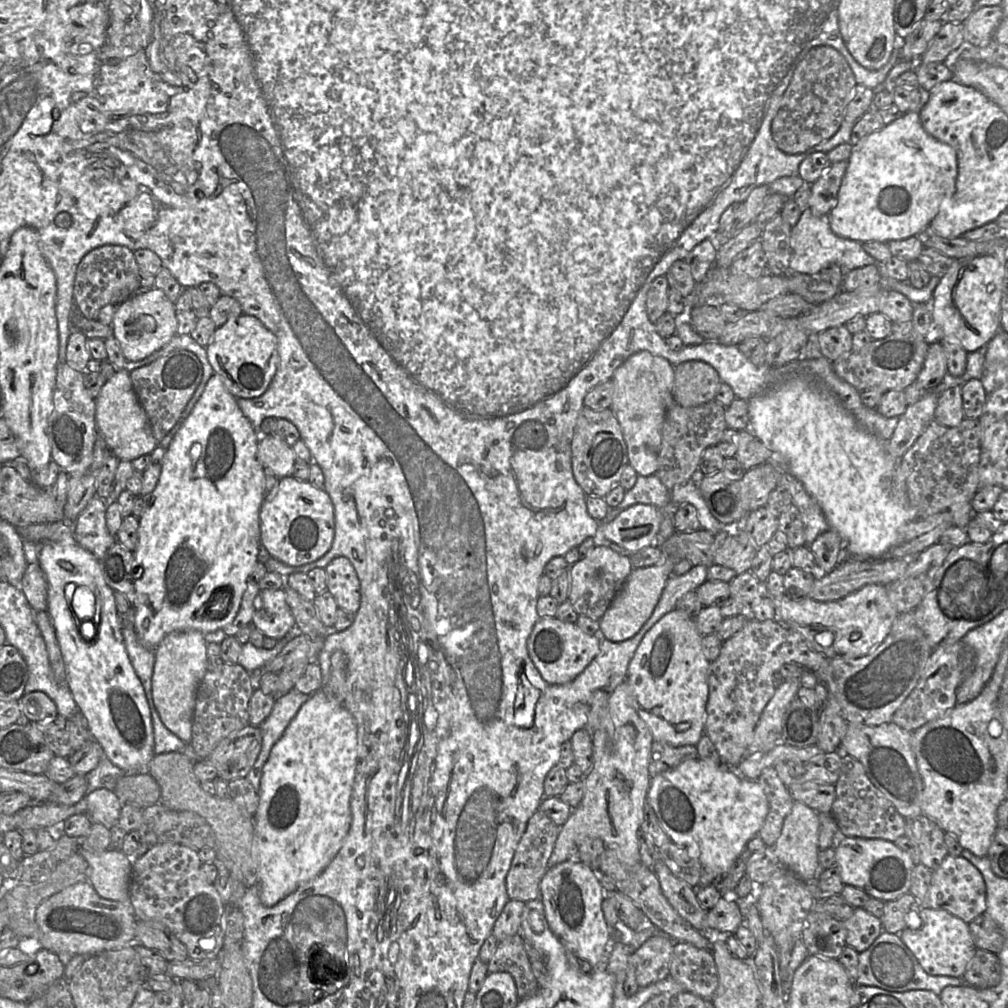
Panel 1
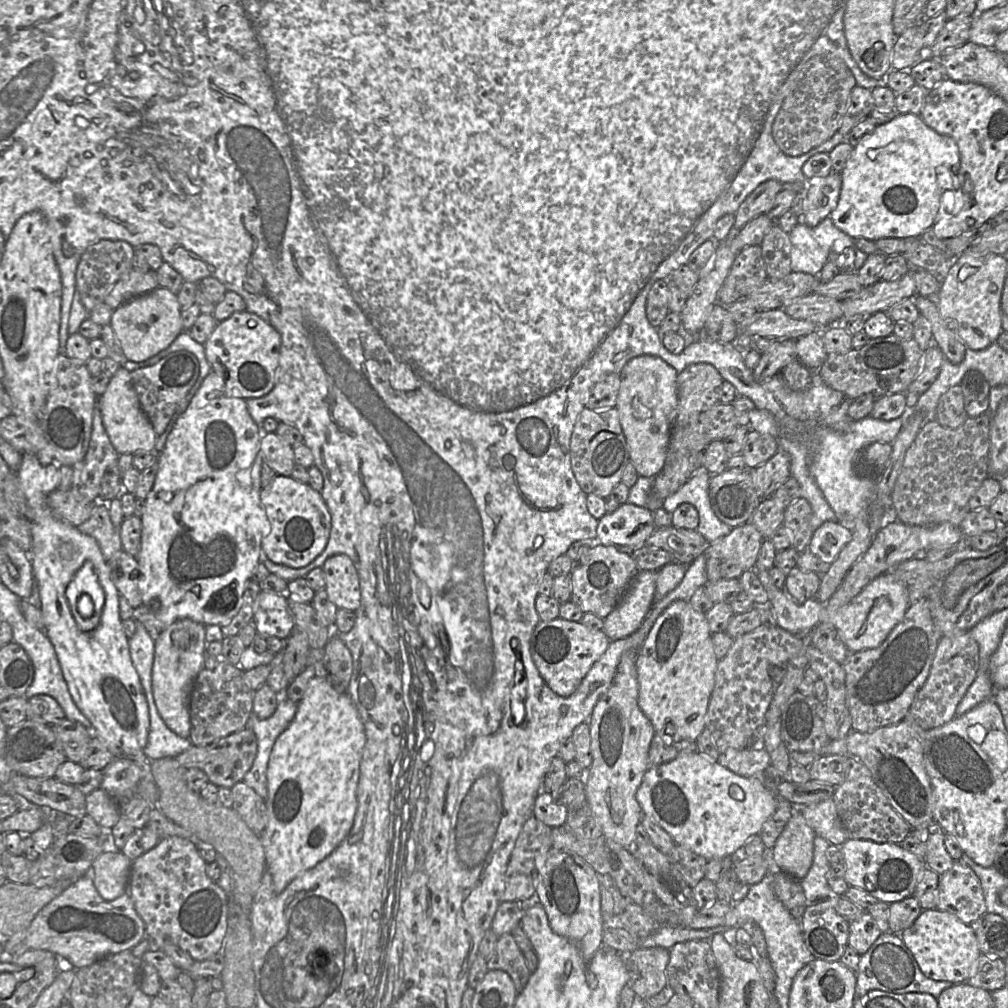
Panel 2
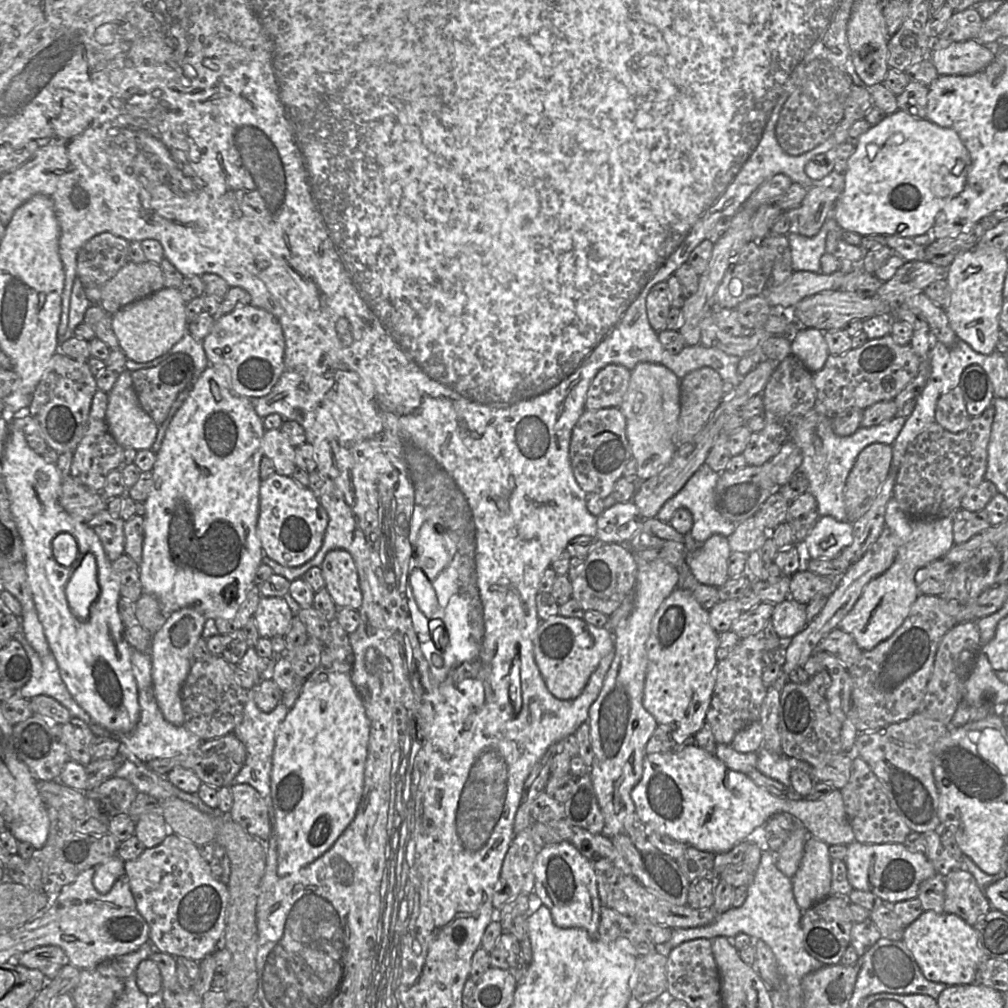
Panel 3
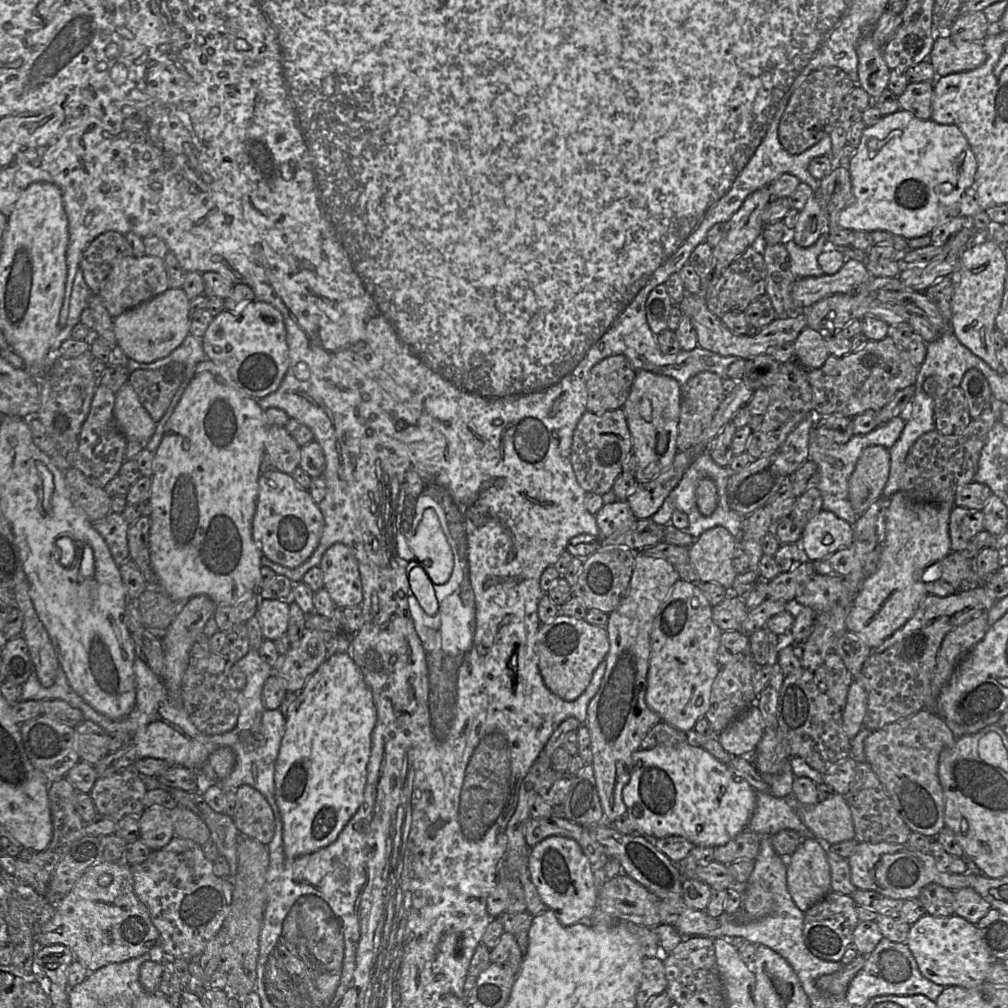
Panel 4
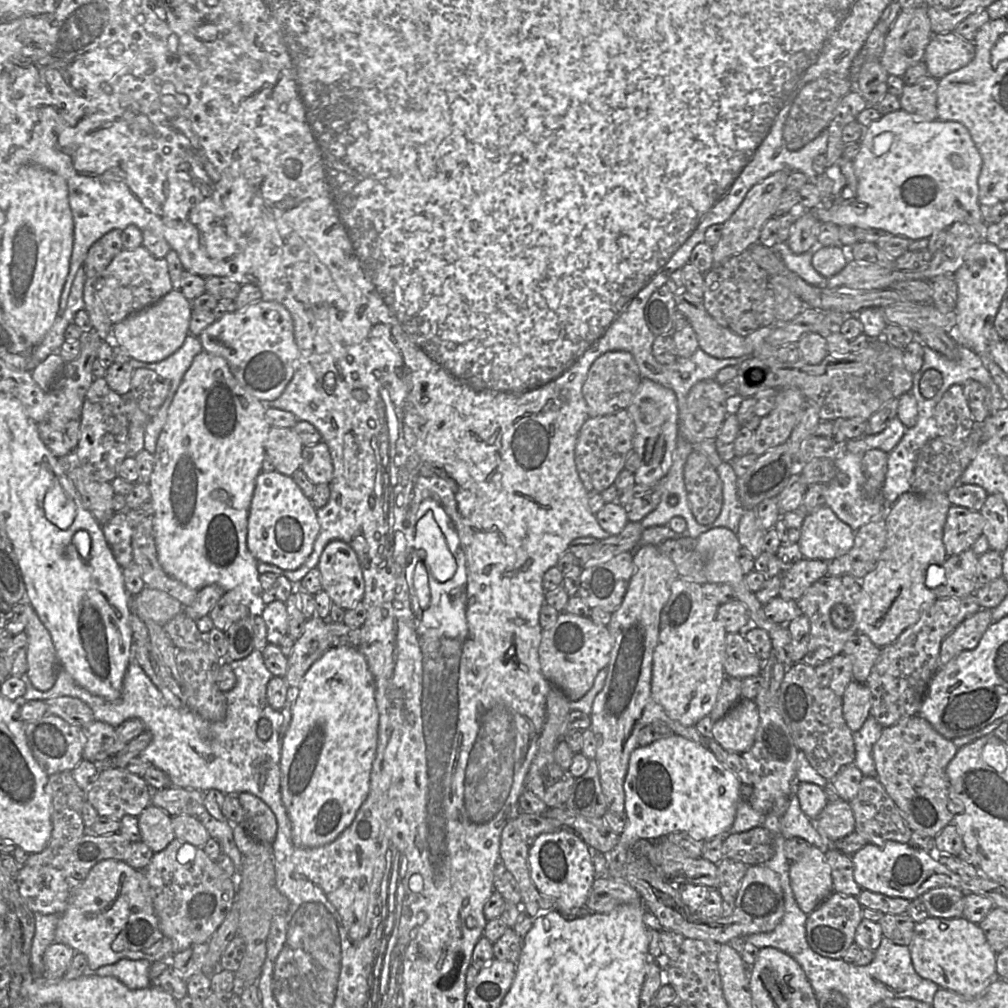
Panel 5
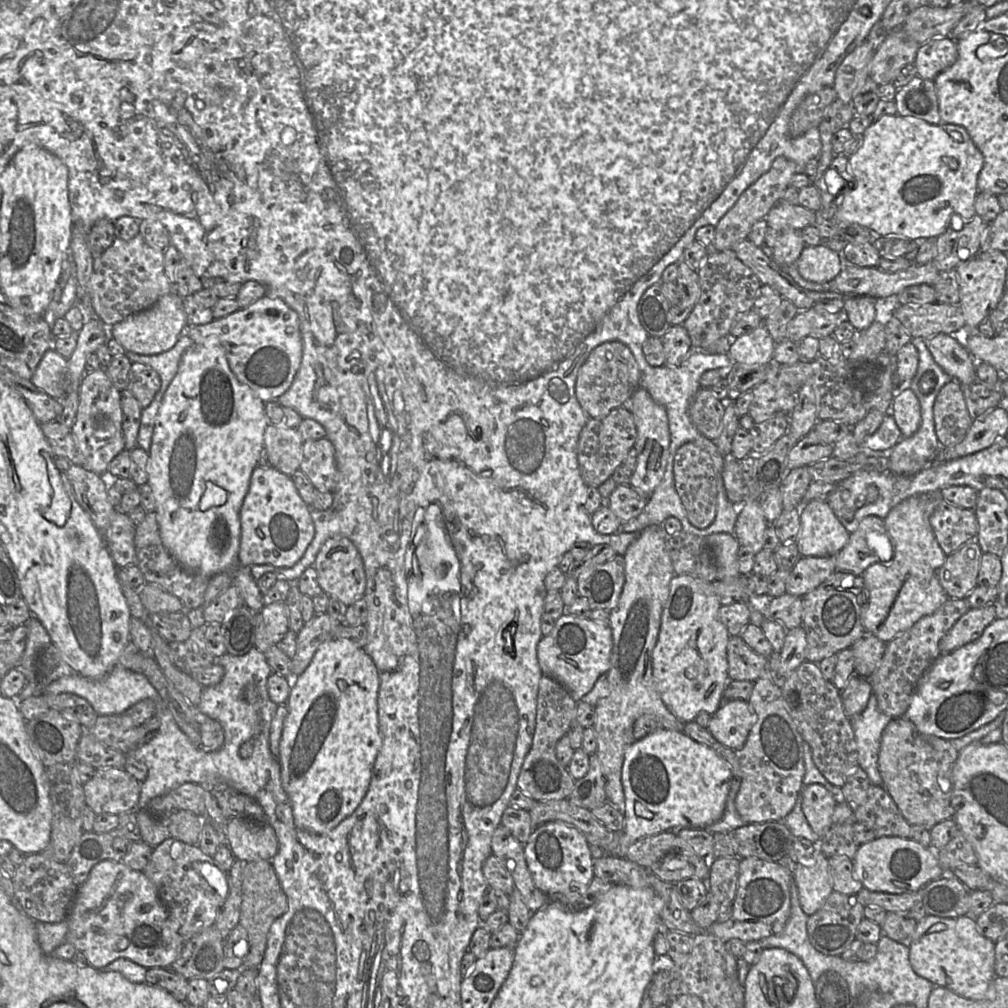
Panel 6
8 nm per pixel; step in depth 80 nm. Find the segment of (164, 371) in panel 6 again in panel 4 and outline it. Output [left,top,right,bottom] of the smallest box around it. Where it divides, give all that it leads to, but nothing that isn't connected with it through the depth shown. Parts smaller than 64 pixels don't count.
[126,333,207,379]

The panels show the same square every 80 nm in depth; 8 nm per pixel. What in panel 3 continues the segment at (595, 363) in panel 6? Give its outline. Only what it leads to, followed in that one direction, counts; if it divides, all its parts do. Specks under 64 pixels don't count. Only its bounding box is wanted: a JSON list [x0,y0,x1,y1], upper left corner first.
[586,364,631,410]

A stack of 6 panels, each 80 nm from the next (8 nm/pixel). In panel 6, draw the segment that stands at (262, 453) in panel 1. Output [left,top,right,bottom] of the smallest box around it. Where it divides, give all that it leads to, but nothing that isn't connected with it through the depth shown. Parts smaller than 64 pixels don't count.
[264,423,303,476]

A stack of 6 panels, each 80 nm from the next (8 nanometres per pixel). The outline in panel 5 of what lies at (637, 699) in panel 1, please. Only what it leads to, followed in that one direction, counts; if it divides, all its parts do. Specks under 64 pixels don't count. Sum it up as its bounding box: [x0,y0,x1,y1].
[652,577,727,727]

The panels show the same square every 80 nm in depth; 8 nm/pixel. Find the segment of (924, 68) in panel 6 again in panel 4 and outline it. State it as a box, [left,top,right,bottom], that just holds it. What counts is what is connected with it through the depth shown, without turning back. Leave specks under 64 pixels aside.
[928,32,986,77]

